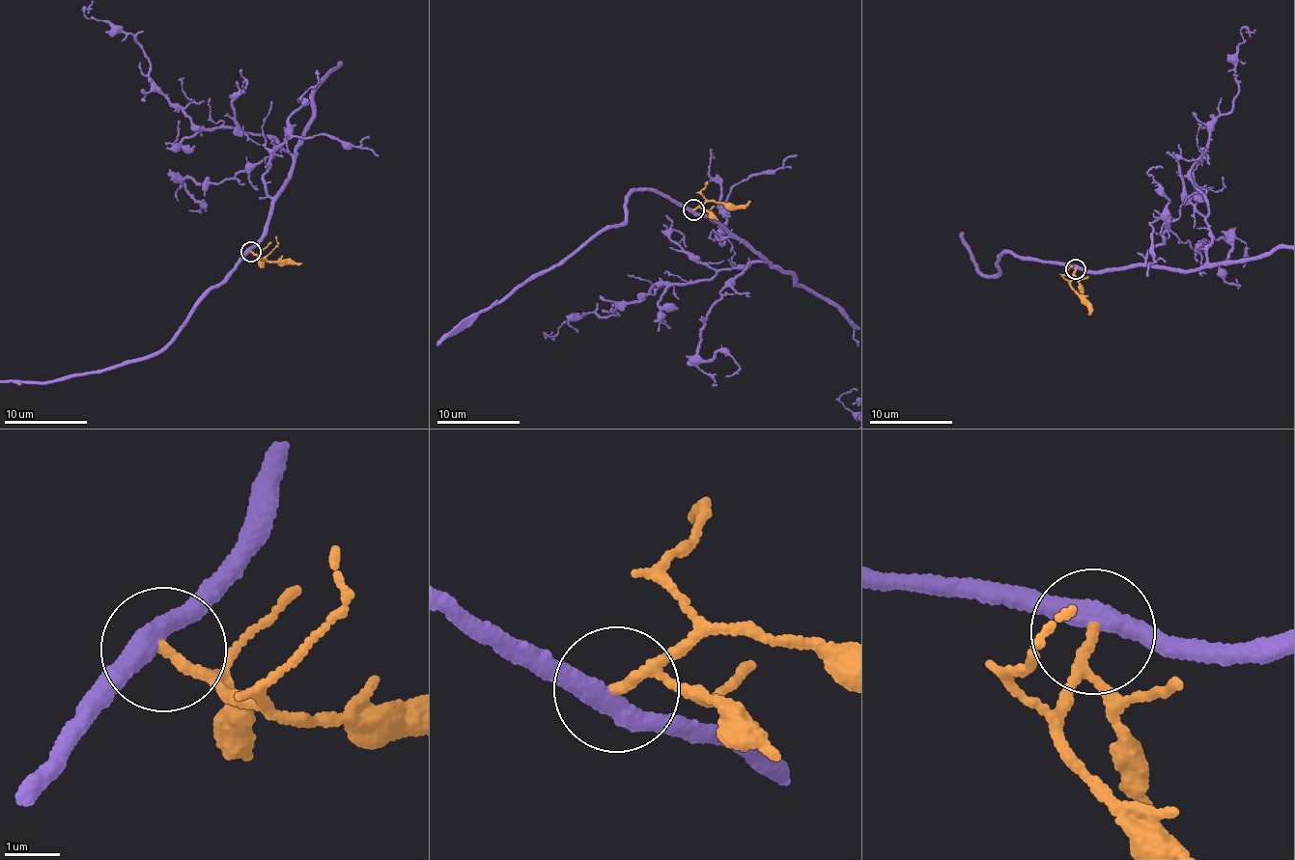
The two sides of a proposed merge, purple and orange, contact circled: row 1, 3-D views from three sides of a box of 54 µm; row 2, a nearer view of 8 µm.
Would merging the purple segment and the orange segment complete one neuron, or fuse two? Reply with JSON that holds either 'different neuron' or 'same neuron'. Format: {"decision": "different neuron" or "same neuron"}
{"decision": "different neuron"}

